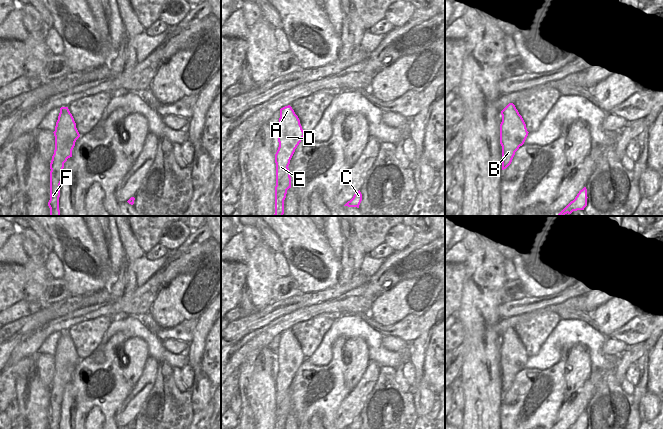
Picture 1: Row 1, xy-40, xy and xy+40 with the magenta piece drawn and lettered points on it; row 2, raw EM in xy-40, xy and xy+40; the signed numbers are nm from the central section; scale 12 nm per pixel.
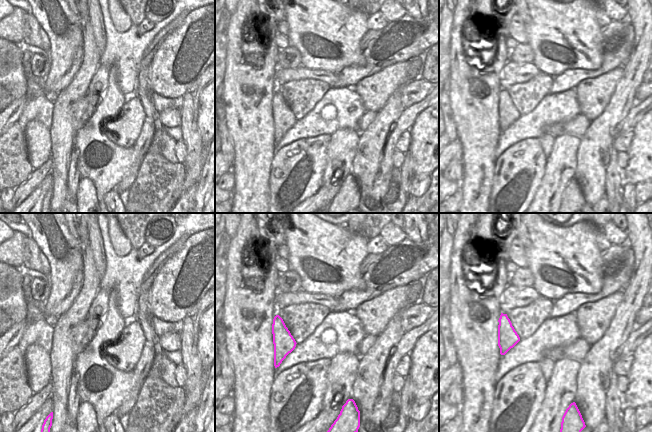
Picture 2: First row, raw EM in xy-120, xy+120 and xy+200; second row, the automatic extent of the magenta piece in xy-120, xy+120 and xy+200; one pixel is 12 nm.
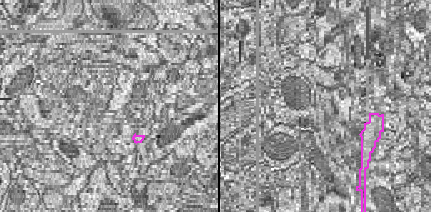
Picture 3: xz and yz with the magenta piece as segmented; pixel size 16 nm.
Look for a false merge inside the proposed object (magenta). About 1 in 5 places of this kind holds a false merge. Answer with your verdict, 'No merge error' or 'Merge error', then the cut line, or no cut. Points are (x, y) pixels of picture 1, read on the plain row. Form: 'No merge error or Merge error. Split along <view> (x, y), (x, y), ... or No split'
No merge error. No split

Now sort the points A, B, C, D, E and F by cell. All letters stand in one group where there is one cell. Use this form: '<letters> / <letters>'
A B C D E F

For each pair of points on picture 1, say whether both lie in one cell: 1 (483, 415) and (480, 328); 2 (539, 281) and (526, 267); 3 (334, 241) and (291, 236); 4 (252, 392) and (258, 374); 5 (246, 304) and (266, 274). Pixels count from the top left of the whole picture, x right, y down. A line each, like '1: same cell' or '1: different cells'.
1: same cell
2: same cell
3: different cells
4: same cell
5: same cell

